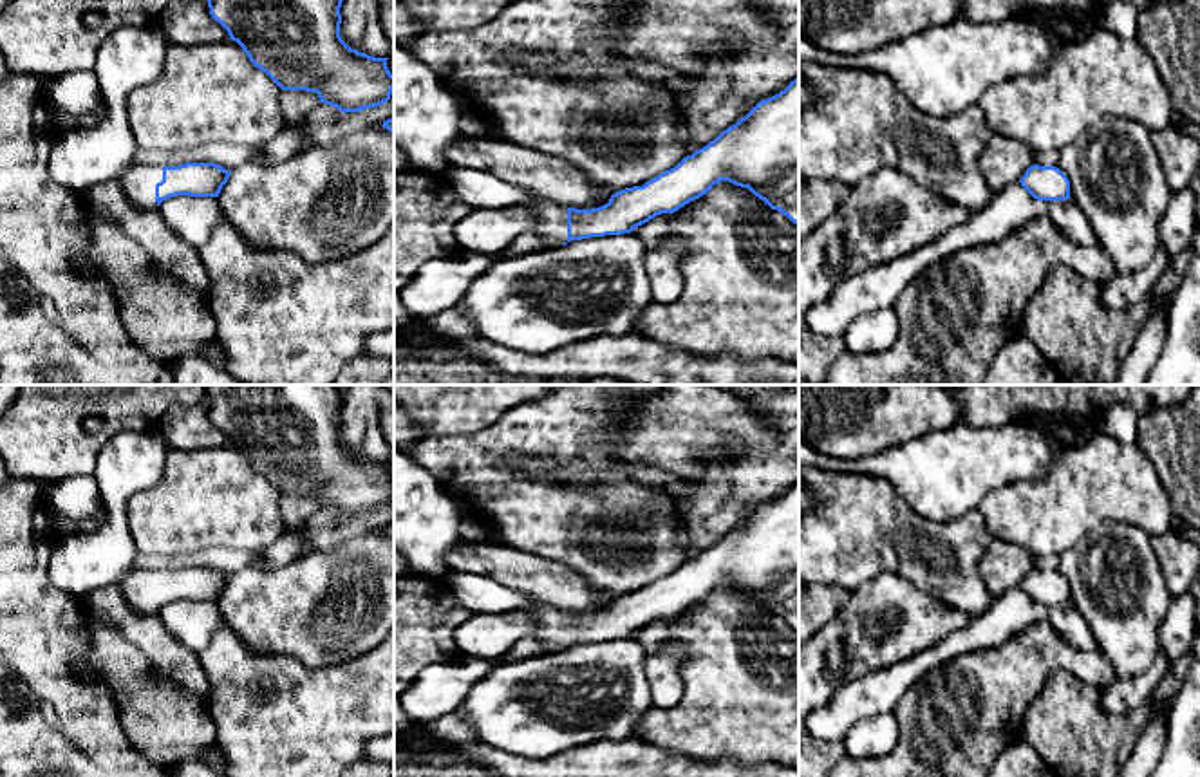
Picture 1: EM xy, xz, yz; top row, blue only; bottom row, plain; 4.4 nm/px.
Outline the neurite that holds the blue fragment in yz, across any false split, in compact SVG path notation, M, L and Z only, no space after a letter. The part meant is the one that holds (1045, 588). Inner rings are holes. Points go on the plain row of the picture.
M1032 569L1019 587L1037 605L1070 604L1070 585L1055 571Z

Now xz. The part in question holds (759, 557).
M799 482L674 573L643 591L613 598L600 613L566 613L484 575L452 569L443 584L470 613L531 607L539 616L531 636L542 643L542 654L631 638L656 620L678 616L721 585L748 593L799 631Z

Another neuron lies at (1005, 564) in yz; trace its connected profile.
M994 540L981 558L980 573L989 593L996 598L1012 587L1019 587L1025 576L1034 569L1034 560L1025 548L1008 540Z

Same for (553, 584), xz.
M461 542L450 555L454 571L484 575L566 613L591 614L609 607L613 598L600 593L578 573L558 562L501 544Z

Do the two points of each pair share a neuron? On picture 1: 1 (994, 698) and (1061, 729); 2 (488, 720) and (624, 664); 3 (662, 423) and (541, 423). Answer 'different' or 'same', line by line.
1: different
2: same
3: different

